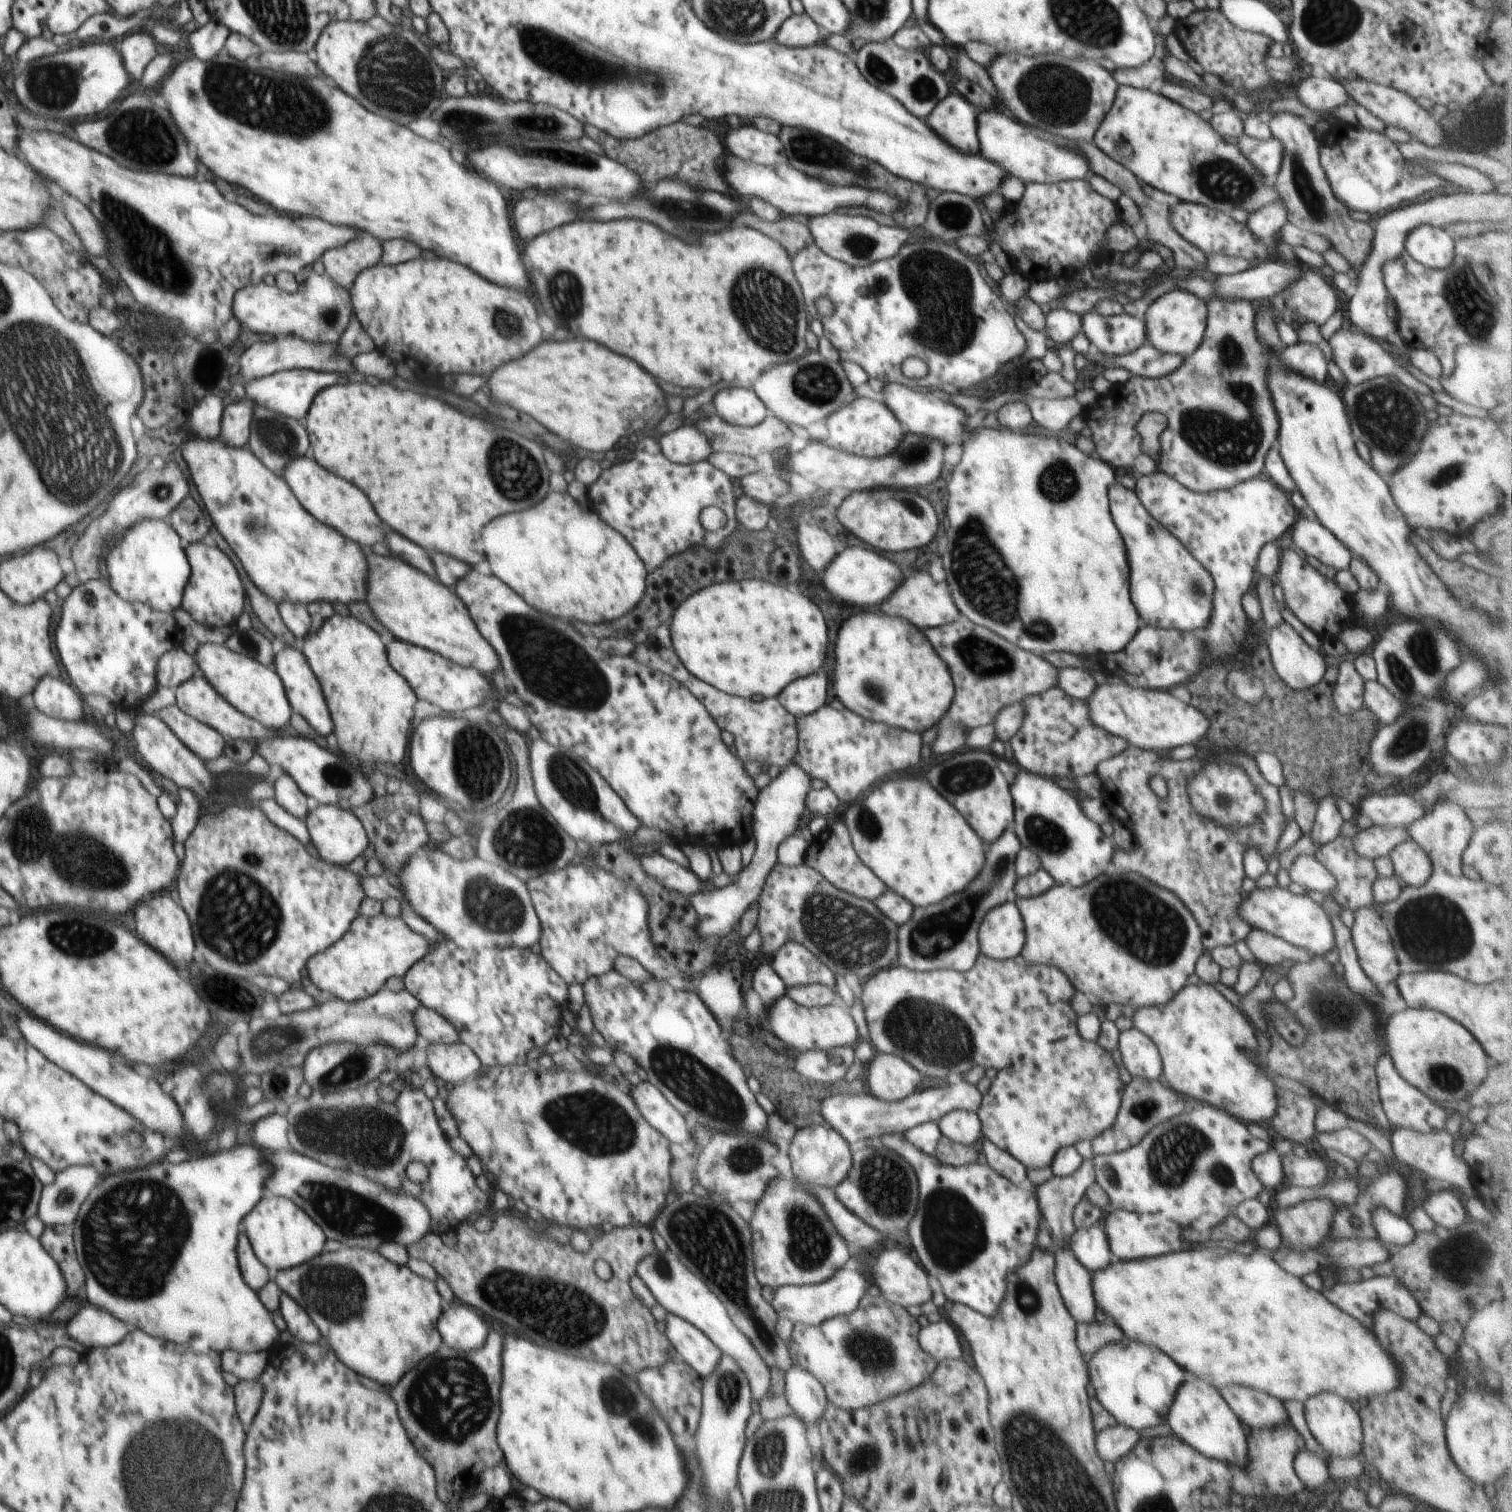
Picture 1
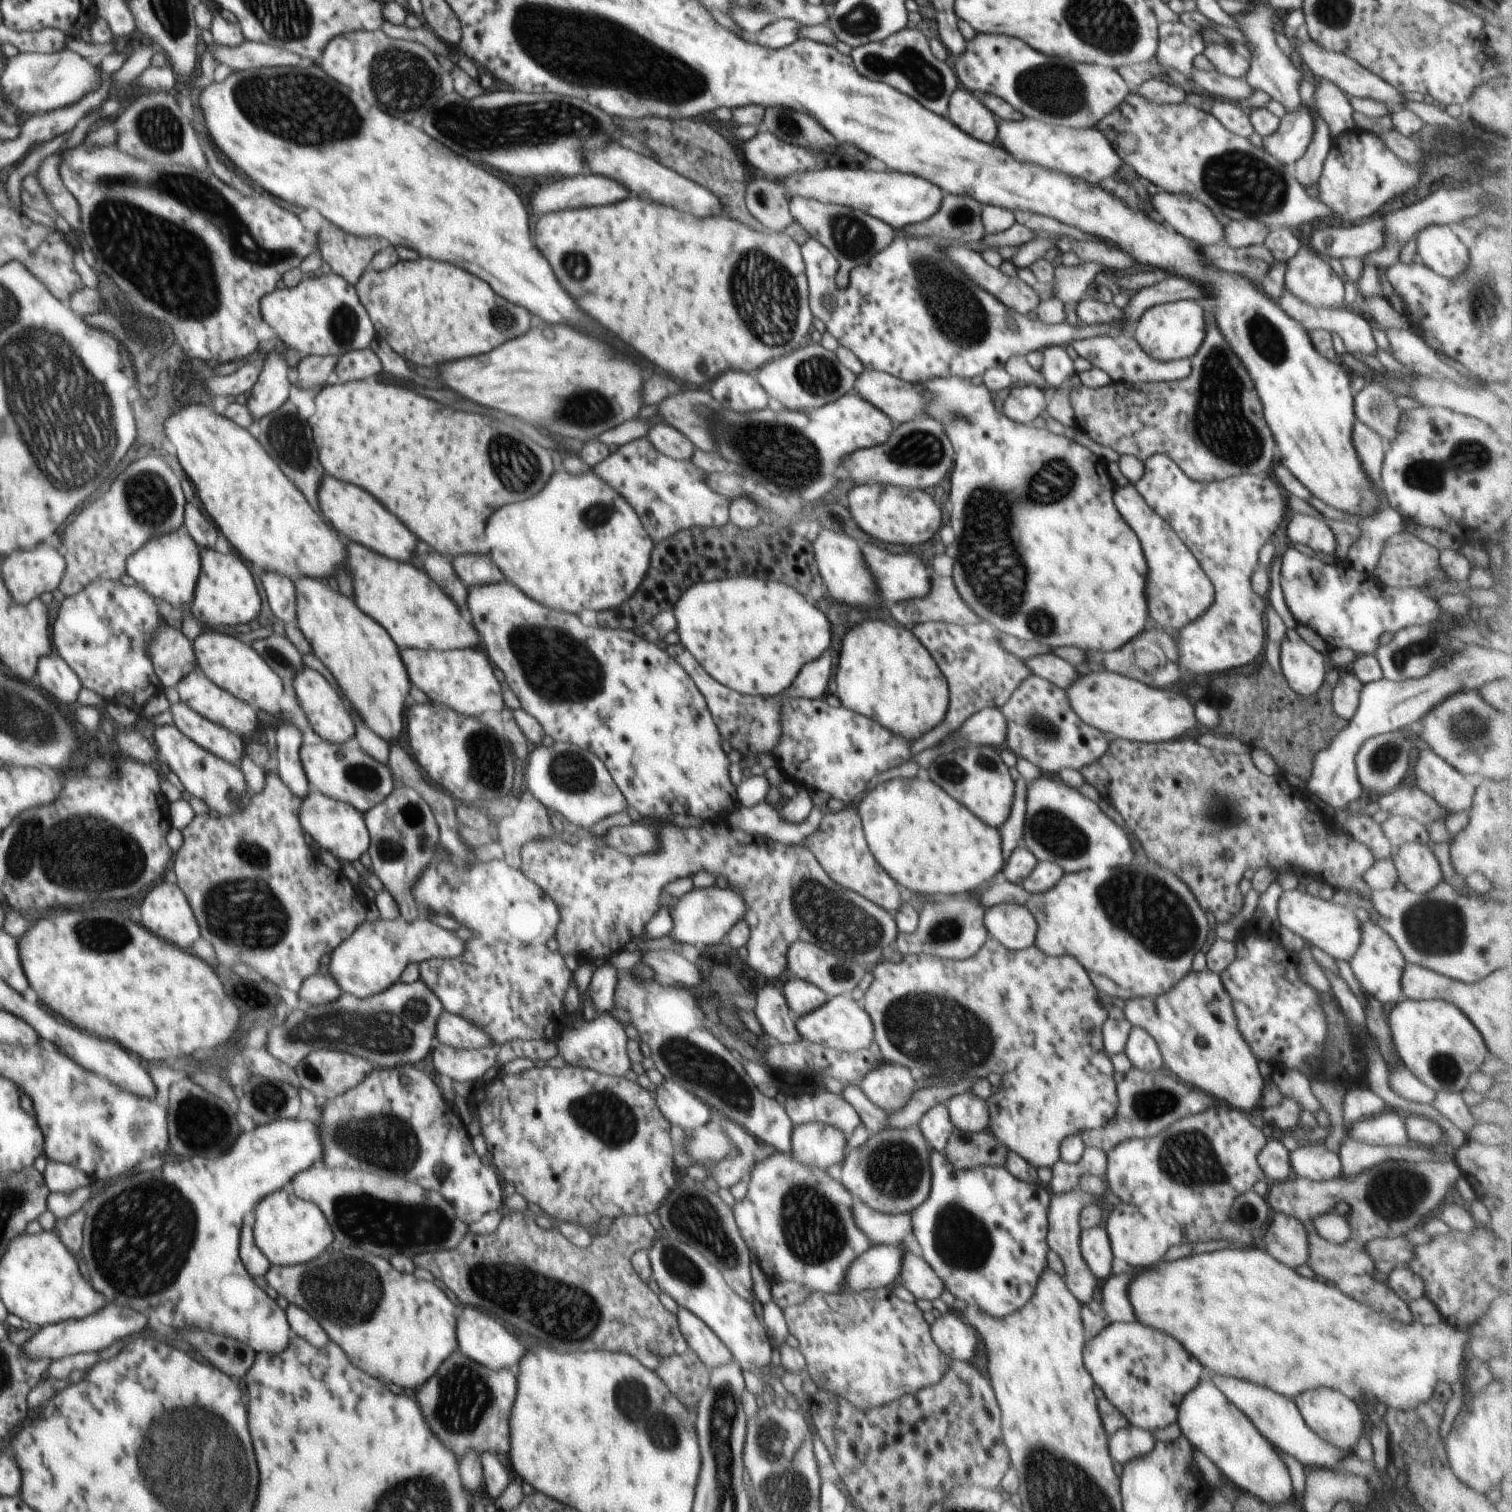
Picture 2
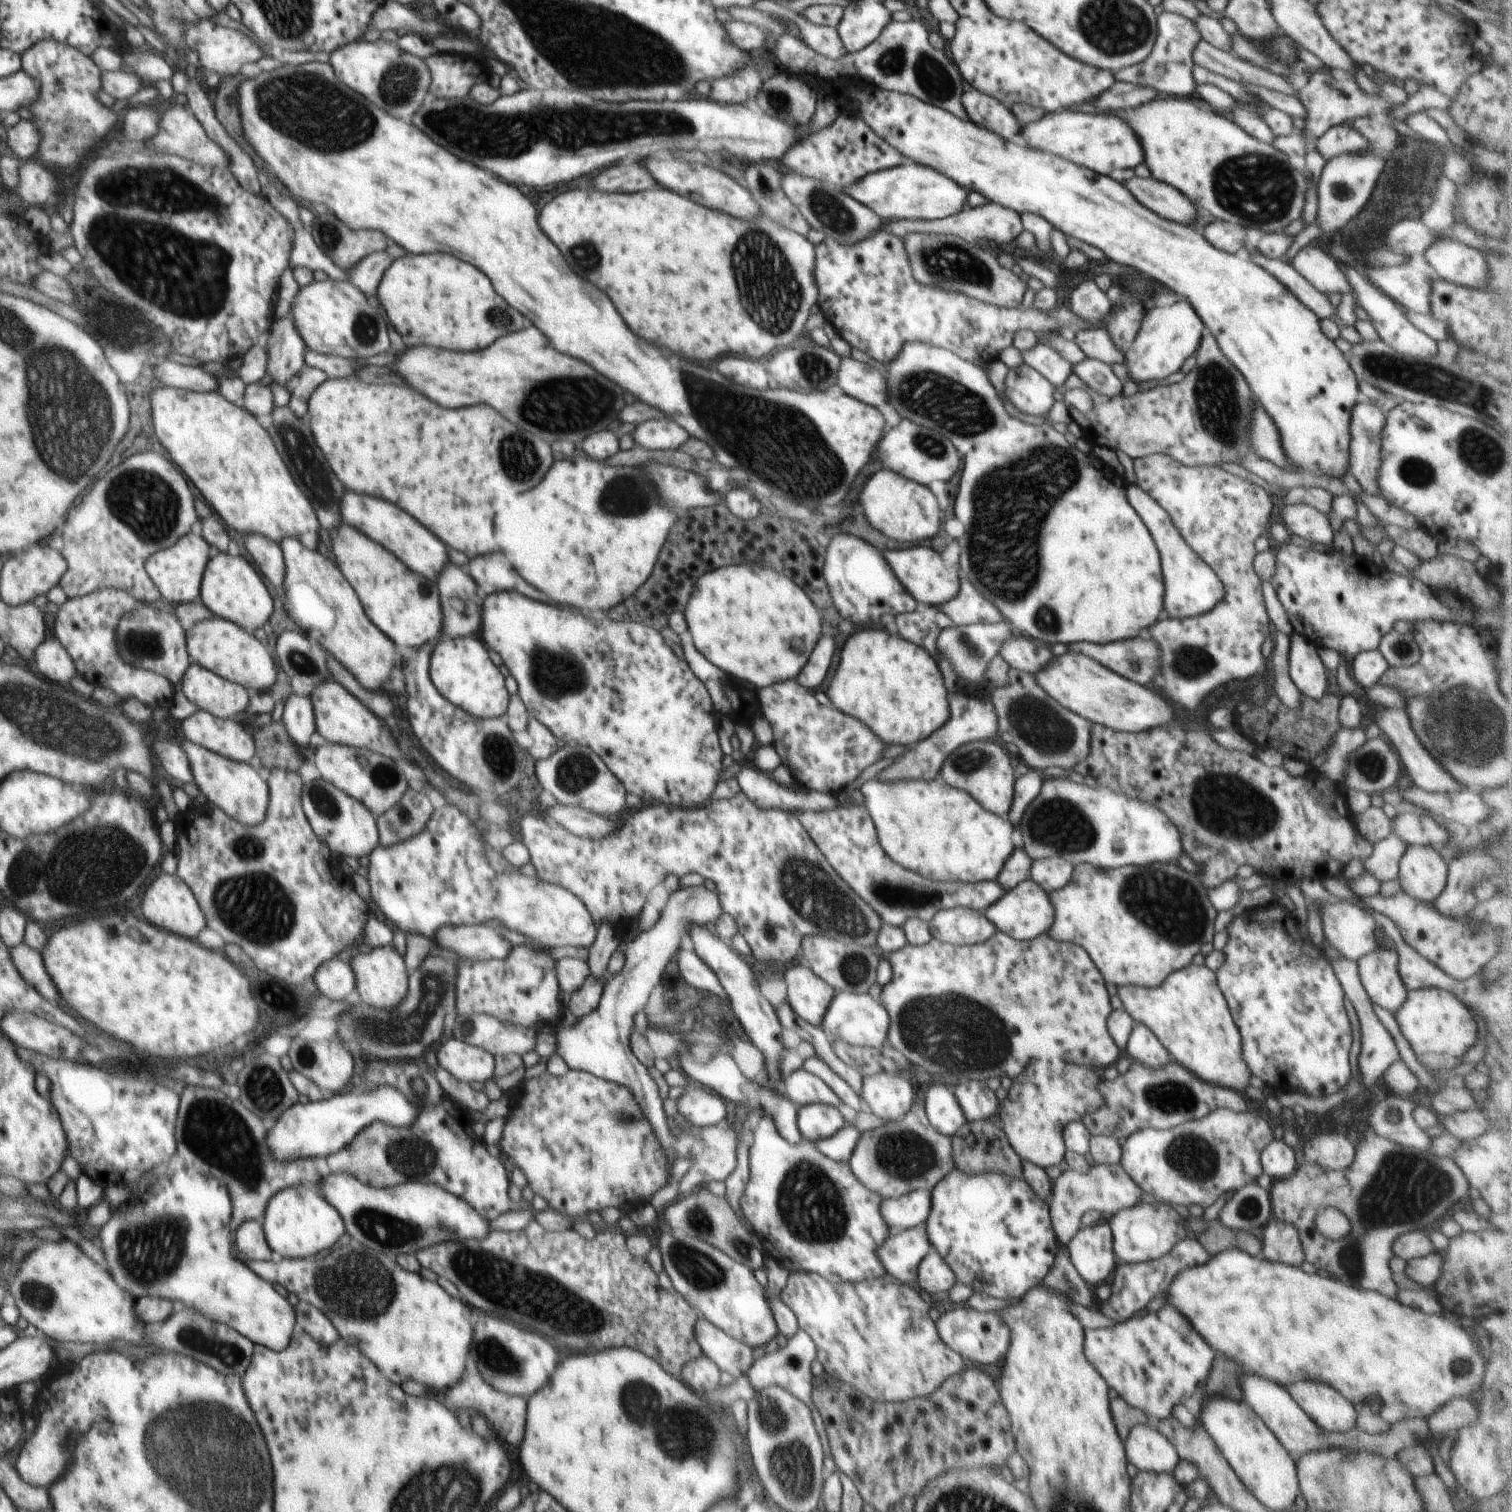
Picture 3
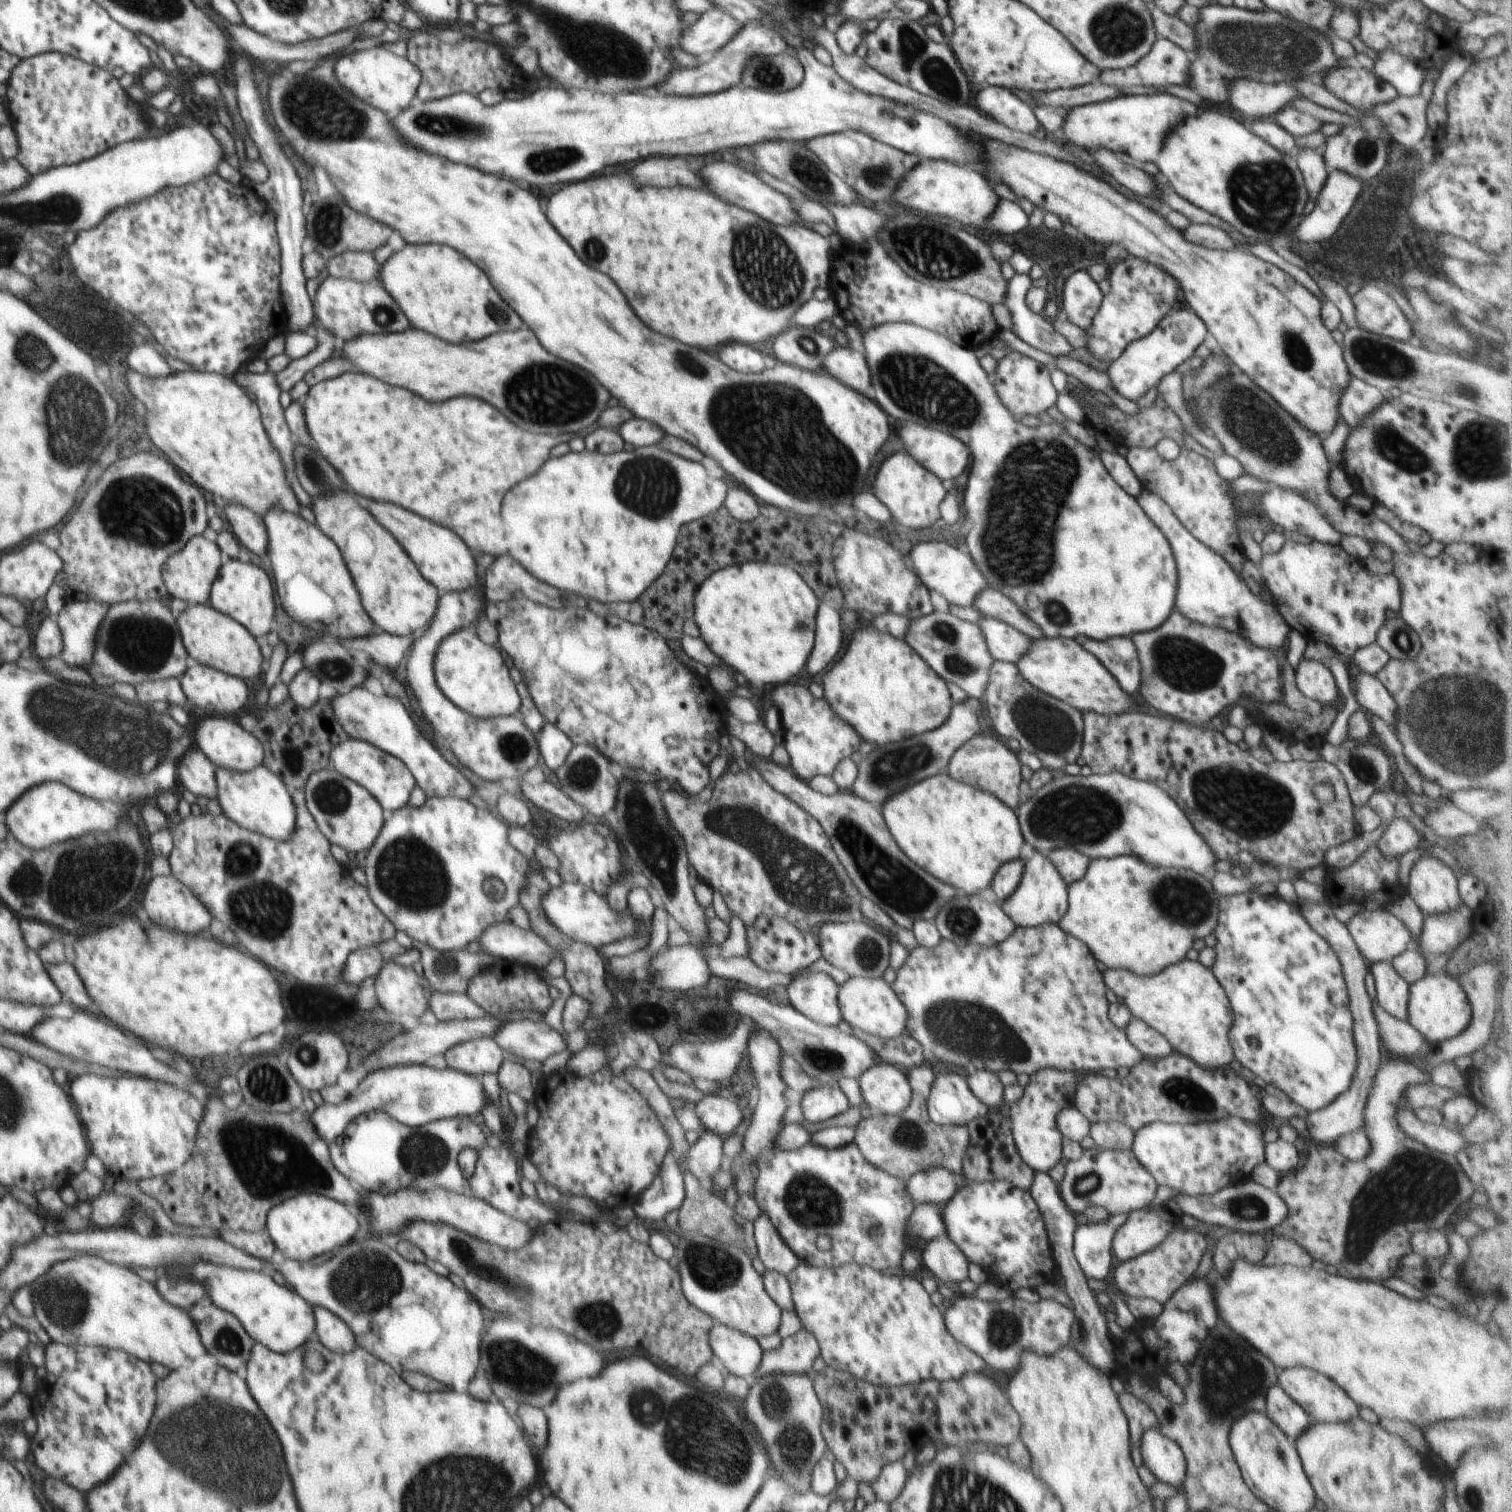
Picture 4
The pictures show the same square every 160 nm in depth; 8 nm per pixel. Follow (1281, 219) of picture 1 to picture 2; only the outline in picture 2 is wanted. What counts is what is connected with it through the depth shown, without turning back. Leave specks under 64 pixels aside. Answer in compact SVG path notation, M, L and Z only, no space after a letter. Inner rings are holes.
M1246 217L1242 220L1232 220L1225 228L1225 242L1231 248L1262 245L1270 234L1271 227L1258 219Z

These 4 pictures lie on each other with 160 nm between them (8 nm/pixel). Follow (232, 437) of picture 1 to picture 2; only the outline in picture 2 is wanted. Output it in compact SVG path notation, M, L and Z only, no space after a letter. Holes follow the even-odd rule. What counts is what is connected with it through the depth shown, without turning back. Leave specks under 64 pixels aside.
M271 350L268 358L264 358L263 369L261 370L258 380L253 384L250 389L250 397L247 398L245 405L251 414L254 421L258 422L259 418L266 416L268 413L278 410L284 402L290 398L290 386L294 381L294 371L288 368L288 364L284 358Z

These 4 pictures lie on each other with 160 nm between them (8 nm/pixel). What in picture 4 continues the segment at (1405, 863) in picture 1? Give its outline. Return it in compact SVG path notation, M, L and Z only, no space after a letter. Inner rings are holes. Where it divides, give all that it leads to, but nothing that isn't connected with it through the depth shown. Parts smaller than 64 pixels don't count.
M1424 854L1412 866L1404 892L1424 916L1446 914L1462 906L1456 874L1444 862L1430 854Z

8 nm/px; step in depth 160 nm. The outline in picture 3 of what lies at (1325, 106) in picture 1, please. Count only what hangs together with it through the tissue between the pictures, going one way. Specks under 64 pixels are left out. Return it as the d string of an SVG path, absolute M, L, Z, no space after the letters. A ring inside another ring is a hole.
M1348 122L1331 126L1314 142L1313 147L1319 150L1326 161L1339 154L1366 152L1372 147L1369 140Z

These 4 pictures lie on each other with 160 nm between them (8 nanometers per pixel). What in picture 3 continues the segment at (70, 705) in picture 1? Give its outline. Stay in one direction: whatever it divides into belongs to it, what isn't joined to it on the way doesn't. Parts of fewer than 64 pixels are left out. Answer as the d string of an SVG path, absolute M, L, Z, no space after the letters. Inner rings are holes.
M46 639L46 642L42 642L38 654L34 656L34 664L40 674L58 684L66 684L76 676L72 658L56 640Z

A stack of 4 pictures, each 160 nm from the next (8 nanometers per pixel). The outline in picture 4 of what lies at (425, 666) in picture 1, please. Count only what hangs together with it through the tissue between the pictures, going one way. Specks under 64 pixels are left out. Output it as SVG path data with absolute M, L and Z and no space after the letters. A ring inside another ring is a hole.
M463 627L446 636L434 656L434 676L440 691L461 710L477 718L498 718L519 713L521 706L517 685L510 678L508 664L504 661L497 645L490 646L480 640L474 628Z

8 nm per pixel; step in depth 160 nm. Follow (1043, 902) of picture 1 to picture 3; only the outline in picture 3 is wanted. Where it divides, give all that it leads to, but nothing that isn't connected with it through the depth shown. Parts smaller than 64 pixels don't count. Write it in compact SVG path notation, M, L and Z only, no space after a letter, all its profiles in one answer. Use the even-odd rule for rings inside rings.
M850 802L822 812L794 811L793 813L835 873L881 916L884 923L893 927L901 927L912 917L918 917L928 924L939 910L954 907L966 907L984 912L1008 891L997 880L976 884L945 883L923 878L896 864L878 844L879 838L870 813L862 805ZM1173 862L1146 866L1125 866L1102 870L1088 863L1074 866L1070 882L1049 893L1055 920L1047 934L1056 942L1080 945L1090 955L1108 984L1118 987L1140 985L1155 989L1169 974L1192 964L1202 944L1213 942L1214 919L1218 916L1209 894L1196 873L1189 873Z

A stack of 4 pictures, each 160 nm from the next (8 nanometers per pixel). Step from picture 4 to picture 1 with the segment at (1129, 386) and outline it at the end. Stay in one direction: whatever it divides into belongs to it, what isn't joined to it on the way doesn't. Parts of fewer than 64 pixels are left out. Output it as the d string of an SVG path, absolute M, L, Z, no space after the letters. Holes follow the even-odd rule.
M1176 287L1158 297L1145 312L1147 341L1160 352L1189 357L1201 344L1207 327L1207 302L1194 293Z

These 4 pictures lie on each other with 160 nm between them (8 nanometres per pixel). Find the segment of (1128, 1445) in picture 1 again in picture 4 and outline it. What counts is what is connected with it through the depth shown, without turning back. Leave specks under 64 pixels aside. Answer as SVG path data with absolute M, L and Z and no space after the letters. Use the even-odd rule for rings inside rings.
M1150 1429L1143 1434L1140 1452L1143 1464L1156 1480L1183 1490L1188 1462L1176 1442L1166 1438L1159 1429Z

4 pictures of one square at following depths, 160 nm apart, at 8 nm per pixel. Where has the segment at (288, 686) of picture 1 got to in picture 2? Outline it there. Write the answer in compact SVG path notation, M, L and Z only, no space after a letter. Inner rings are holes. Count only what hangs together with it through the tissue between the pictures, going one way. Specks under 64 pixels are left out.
M304 665L295 672L293 682L288 690L296 693L306 718L320 738L342 747L344 742L355 736L358 728L350 715L350 706L338 695L336 688L320 672Z

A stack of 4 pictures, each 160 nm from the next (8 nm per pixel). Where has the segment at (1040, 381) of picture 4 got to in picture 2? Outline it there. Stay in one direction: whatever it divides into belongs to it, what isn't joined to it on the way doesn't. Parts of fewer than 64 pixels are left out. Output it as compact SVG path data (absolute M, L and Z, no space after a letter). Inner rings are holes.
M1014 384L1004 400L1004 414L1014 422L1032 424L1047 408L1047 399L1042 390L1032 384Z

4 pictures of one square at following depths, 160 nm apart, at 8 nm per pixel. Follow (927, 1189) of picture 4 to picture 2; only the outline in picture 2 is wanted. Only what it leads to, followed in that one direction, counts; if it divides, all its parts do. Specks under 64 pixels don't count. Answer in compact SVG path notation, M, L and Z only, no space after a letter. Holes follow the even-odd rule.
M854 1199L854 1224L856 1228L867 1235L872 1245L900 1245L903 1244L904 1238L908 1238L913 1233L911 1225L911 1214L904 1213L899 1215L887 1215L870 1208L867 1204L862 1204L860 1200Z

